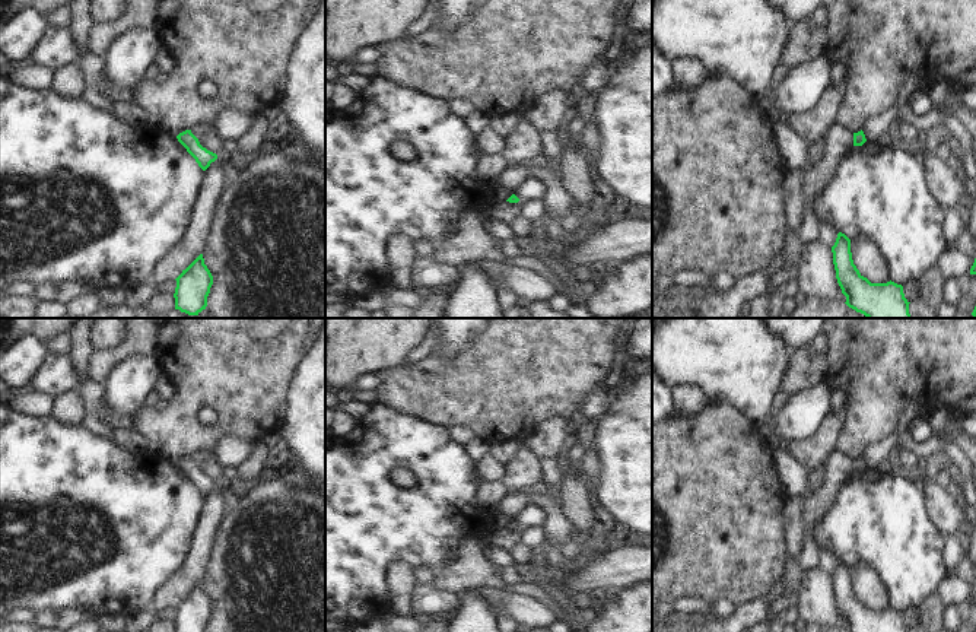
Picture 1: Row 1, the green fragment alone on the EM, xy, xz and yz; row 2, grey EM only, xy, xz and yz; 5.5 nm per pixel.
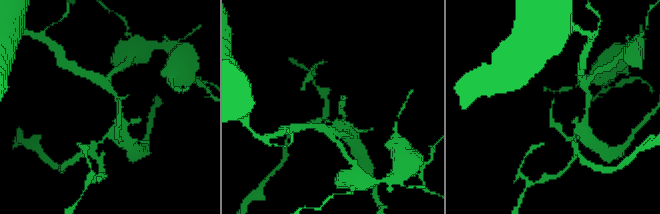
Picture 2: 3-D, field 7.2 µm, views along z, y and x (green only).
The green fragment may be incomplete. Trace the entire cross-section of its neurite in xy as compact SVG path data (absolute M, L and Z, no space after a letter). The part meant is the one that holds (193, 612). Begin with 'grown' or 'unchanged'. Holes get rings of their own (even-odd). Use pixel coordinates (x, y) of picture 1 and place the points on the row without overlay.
unchanged; M203 581L182 597L175 607L175 632L207 632L213 603L204 591Z

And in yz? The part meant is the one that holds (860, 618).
unchanged; M839 559L832 574L836 606L846 632L909 632L903 613L894 609L871 610L852 587L851 566Z

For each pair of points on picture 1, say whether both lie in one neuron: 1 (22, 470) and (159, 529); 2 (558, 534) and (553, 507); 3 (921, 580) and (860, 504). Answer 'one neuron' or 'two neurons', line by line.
1: one neuron
2: one neuron
3: one neuron

